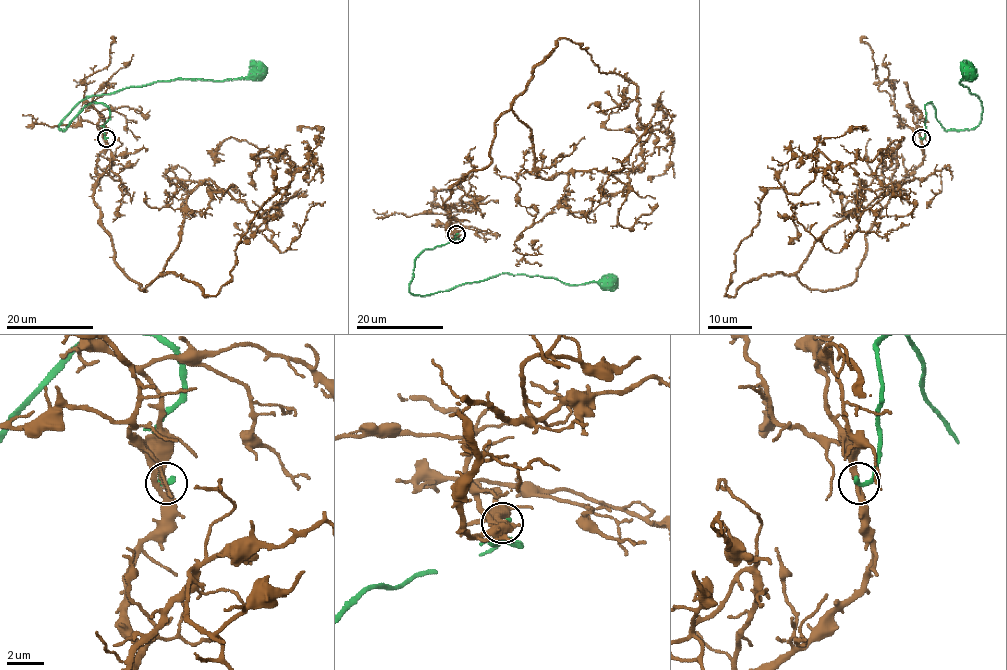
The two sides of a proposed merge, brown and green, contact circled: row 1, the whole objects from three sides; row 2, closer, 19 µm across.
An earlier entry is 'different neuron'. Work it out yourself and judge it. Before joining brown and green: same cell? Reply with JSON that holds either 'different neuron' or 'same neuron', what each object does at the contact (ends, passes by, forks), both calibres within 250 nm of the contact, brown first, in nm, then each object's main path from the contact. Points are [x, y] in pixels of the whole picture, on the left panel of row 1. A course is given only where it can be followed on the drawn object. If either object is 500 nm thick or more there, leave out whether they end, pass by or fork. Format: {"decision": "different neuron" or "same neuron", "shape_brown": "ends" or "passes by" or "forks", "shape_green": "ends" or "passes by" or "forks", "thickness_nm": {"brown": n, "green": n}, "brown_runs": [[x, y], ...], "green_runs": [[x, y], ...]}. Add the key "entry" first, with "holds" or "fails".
{"entry": "holds", "decision": "different neuron", "shape_brown": "passes by", "shape_green": "ends", "thickness_nm": {"brown": 380, "green": 320}, "brown_runs": [[105, 138], [93, 199], [142, 291], [175, 273], [214, 295], [299, 168], [232, 137], [224, 161]], "green_runs": [[106, 138], [109, 110], [103, 103], [89, 103], [59, 128], [93, 96], [256, 72]]}

